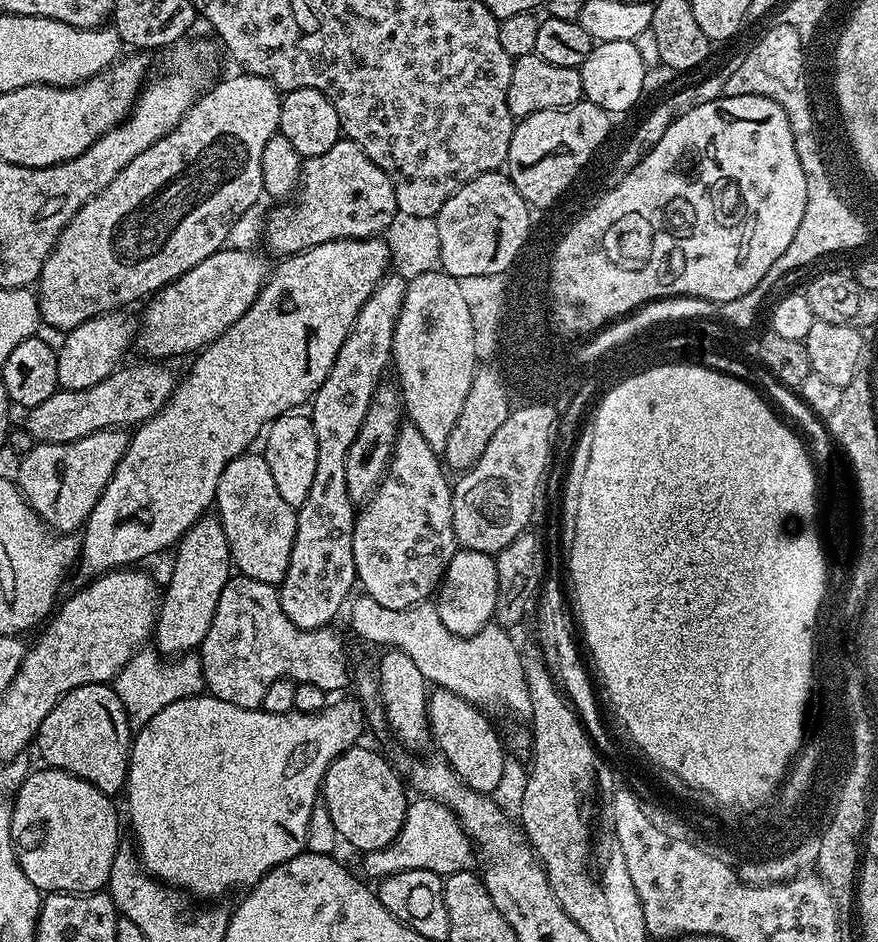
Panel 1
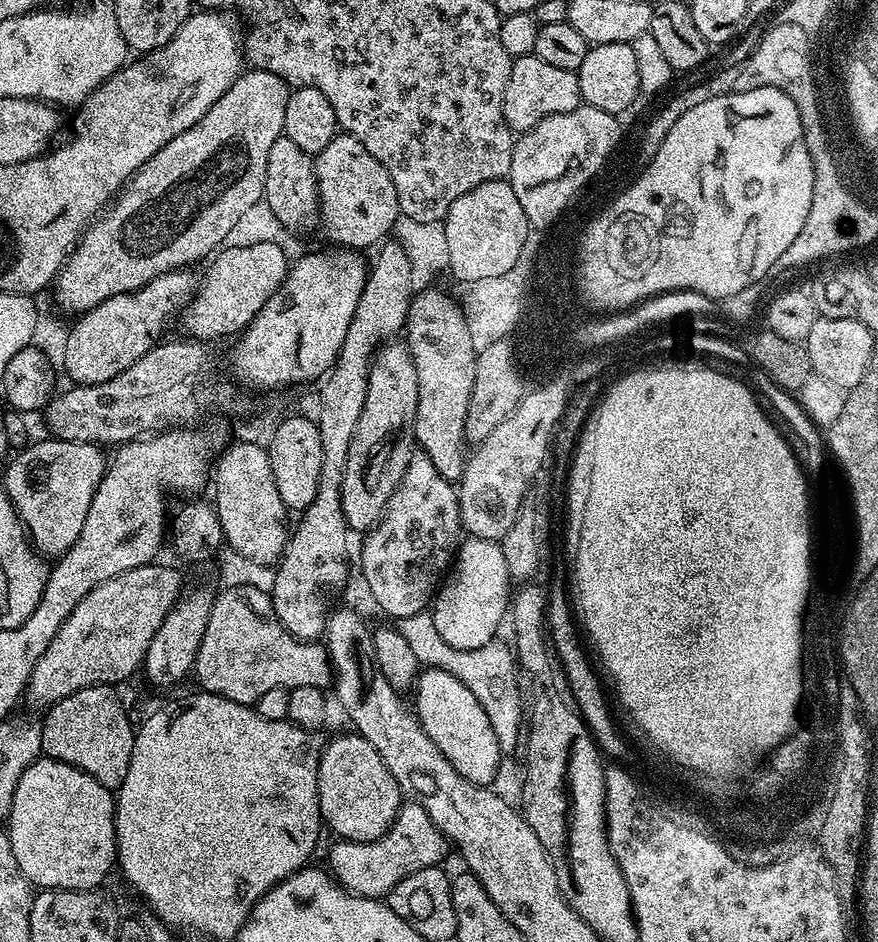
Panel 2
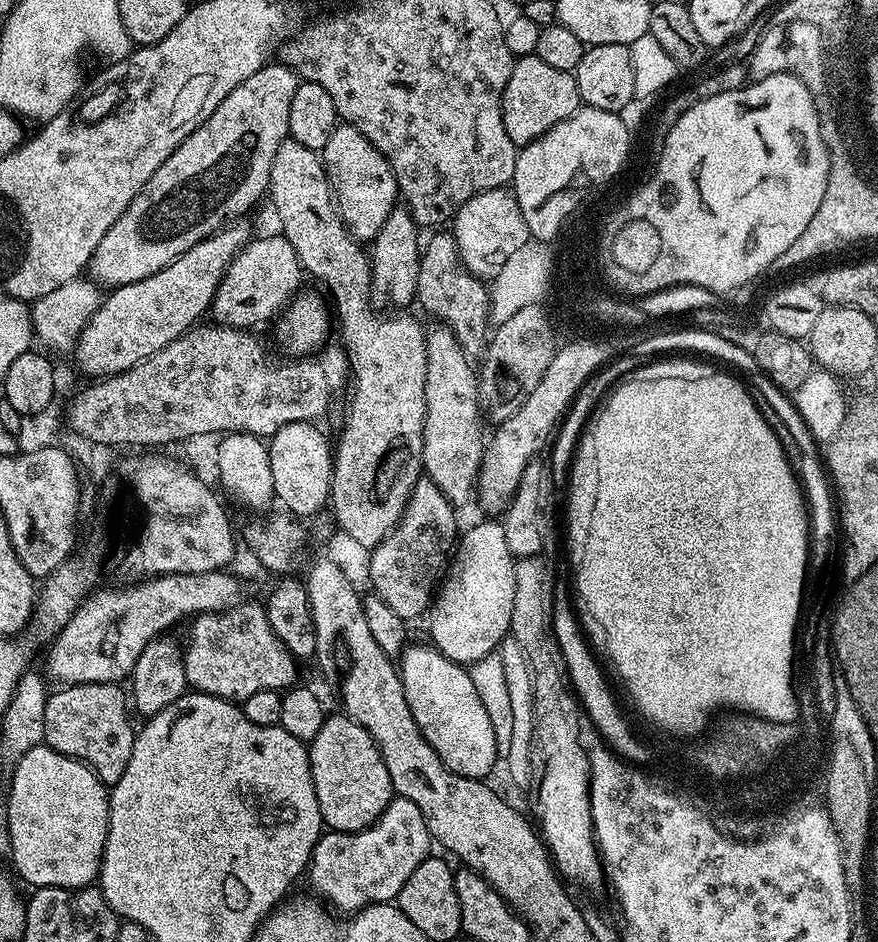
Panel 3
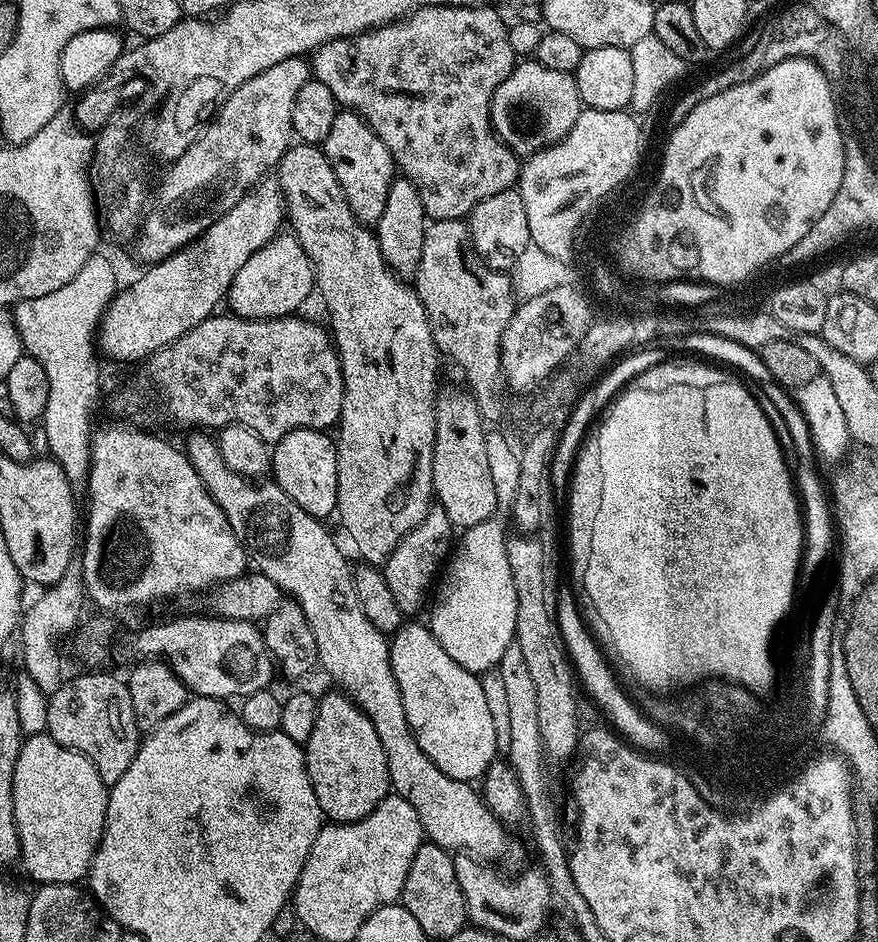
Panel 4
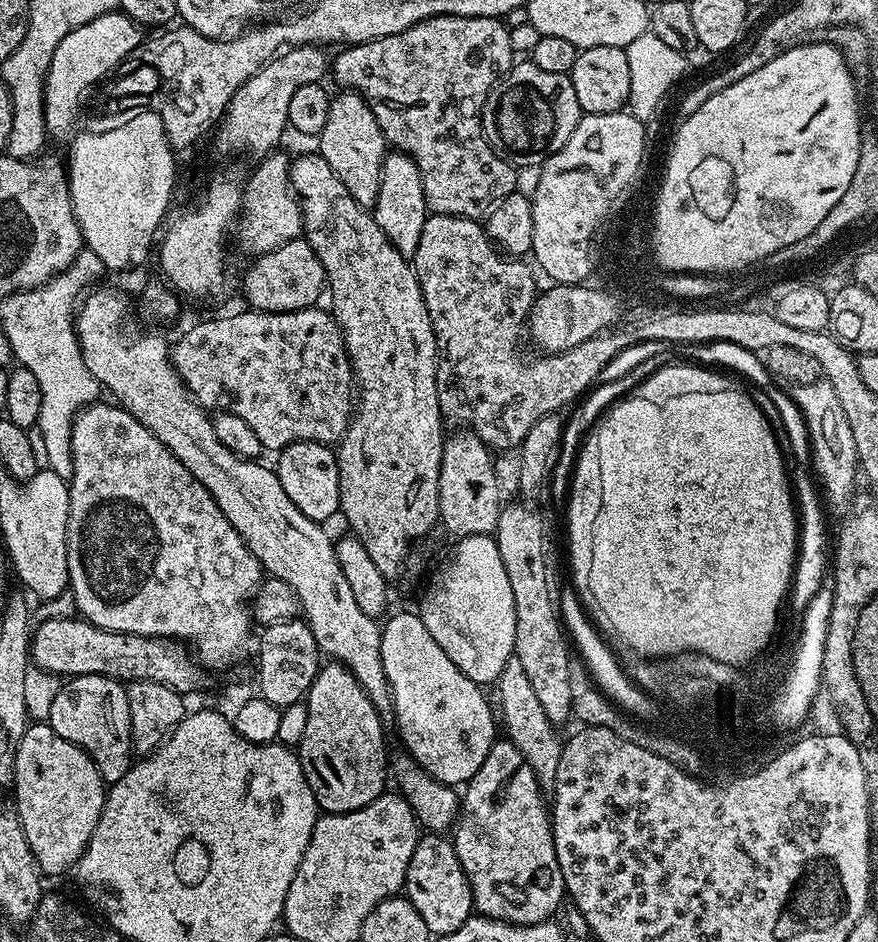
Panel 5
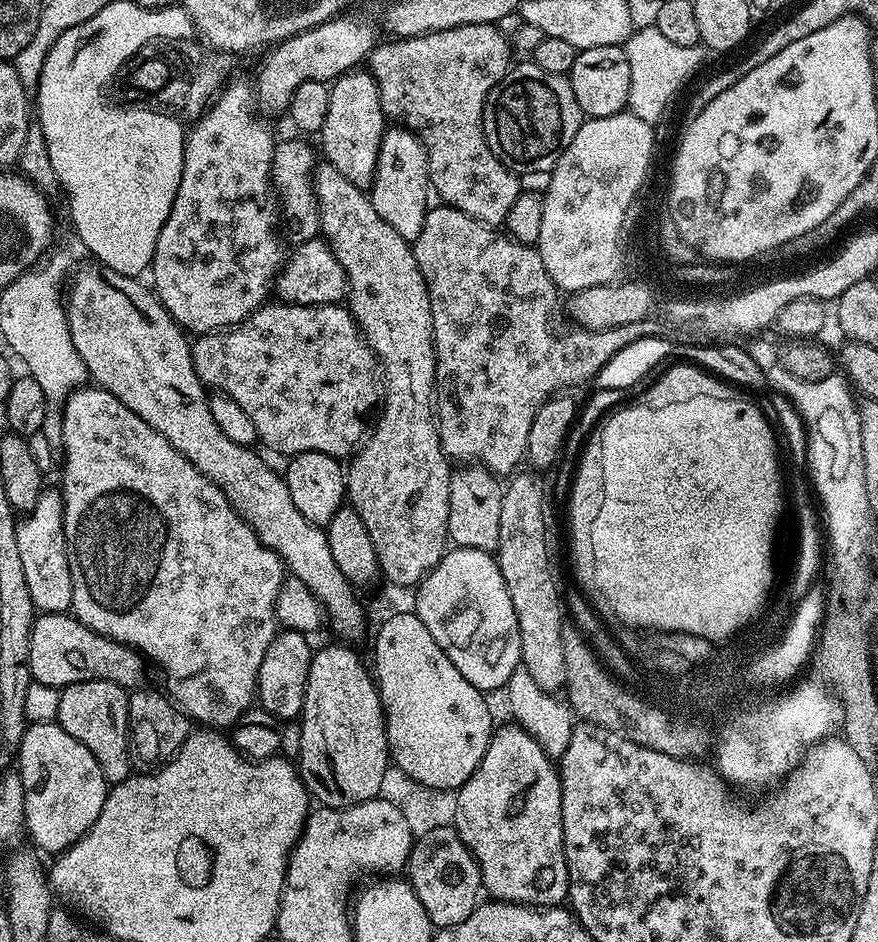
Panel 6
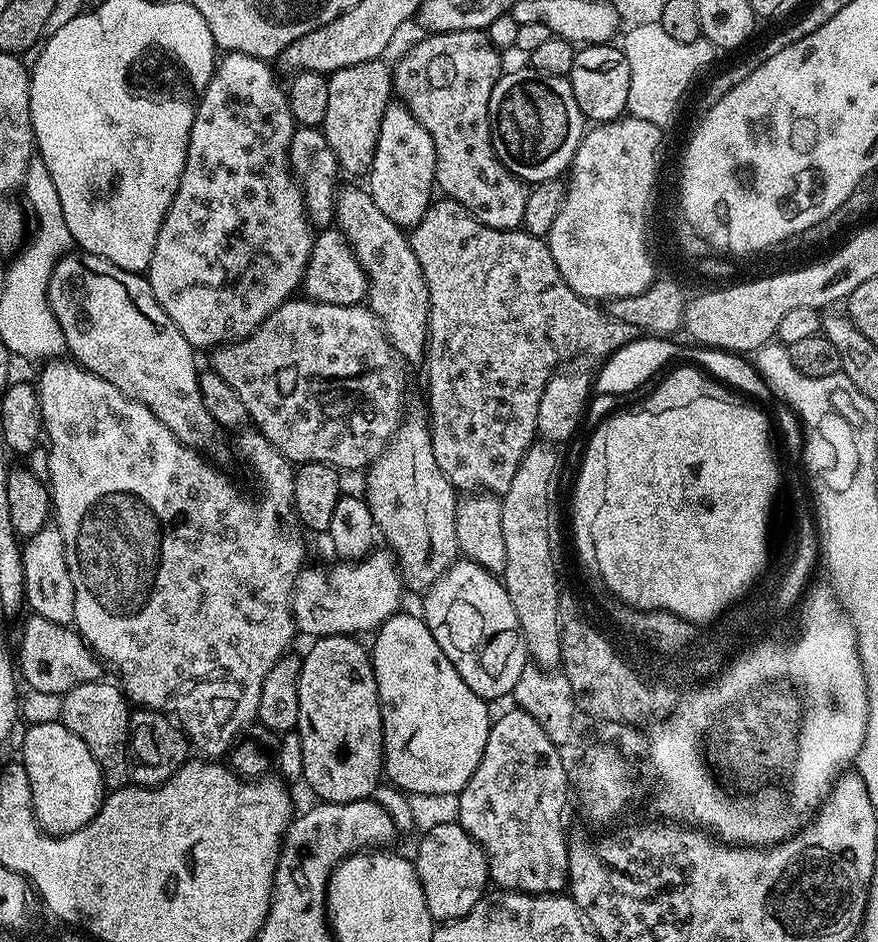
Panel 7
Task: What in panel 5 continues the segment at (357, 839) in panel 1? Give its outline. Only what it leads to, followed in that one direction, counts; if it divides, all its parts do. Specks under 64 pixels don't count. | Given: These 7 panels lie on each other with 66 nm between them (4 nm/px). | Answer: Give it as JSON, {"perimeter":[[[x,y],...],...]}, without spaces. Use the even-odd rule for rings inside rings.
{"perimeter":[[[328,662],[314,678],[306,703],[306,734],[302,734],[298,755],[317,805],[325,813],[353,812],[370,806],[386,791],[384,783],[390,780],[390,755],[384,745],[386,724],[374,702],[366,698],[366,690],[349,668]]]}

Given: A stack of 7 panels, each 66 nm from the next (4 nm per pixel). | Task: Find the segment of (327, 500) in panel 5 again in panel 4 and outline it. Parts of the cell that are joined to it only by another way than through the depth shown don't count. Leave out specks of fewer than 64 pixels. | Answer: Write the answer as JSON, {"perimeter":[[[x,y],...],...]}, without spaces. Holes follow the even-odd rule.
{"perimeter":[[[318,428],[290,430],[272,448],[271,479],[306,514],[317,518],[332,516],[336,511],[338,494],[338,462],[336,441],[327,431]]]}

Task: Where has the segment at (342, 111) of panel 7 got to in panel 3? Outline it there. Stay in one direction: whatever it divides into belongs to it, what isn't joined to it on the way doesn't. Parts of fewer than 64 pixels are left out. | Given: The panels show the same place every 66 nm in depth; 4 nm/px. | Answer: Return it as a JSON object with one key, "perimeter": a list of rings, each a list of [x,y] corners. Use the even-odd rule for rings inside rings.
{"perimeter":[[[340,122],[330,134],[330,142],[326,142],[322,150],[322,159],[348,233],[361,242],[371,242],[378,230],[382,230],[382,222],[390,218],[398,204],[396,179],[387,158],[372,145],[366,134]]]}

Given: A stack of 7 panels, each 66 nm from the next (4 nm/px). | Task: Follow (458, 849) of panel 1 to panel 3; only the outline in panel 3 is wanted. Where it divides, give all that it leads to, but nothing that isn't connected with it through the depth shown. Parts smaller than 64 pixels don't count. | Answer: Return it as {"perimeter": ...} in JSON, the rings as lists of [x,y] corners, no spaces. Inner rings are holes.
{"perimeter":[[[393,795],[386,810],[382,810],[382,814],[368,828],[357,832],[325,831],[314,846],[312,859],[308,861],[306,880],[312,883],[311,891],[325,905],[331,906],[337,913],[348,912],[340,914],[355,914],[372,904],[395,901],[402,886],[406,886],[406,878],[410,878],[410,874],[418,870],[420,863],[428,859],[433,848],[434,841],[428,833],[426,818],[422,818],[422,810],[418,810],[418,806],[410,802],[410,798]]]}

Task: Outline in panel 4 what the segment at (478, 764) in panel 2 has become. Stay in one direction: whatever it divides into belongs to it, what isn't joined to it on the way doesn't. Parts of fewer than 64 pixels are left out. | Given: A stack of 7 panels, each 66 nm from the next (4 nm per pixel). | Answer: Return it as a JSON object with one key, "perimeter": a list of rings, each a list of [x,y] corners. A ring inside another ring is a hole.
{"perimeter":[[[401,623],[400,629],[391,633],[390,662],[394,670],[394,678],[398,682],[398,690],[402,690],[402,706],[406,709],[406,722],[426,758],[442,770],[442,774],[450,774],[450,778],[458,778],[476,782],[483,777],[497,759],[493,719],[490,718],[489,704],[477,673],[466,670],[442,650],[440,643],[434,638],[431,627],[420,624]]]}

